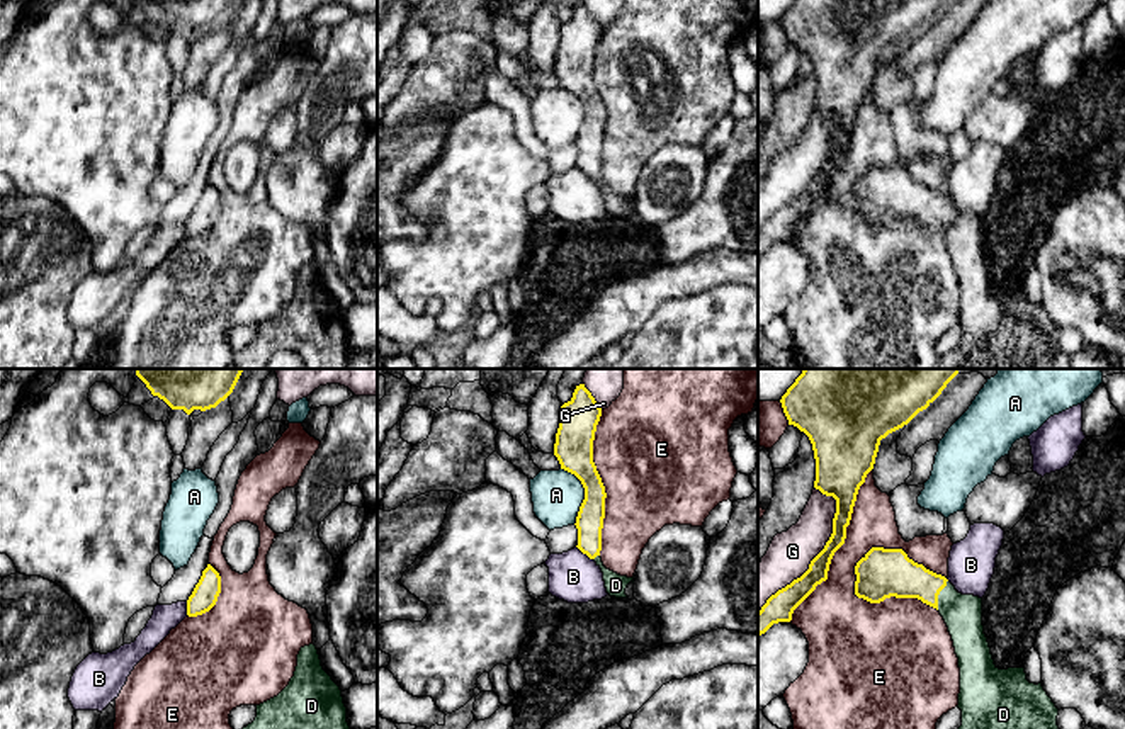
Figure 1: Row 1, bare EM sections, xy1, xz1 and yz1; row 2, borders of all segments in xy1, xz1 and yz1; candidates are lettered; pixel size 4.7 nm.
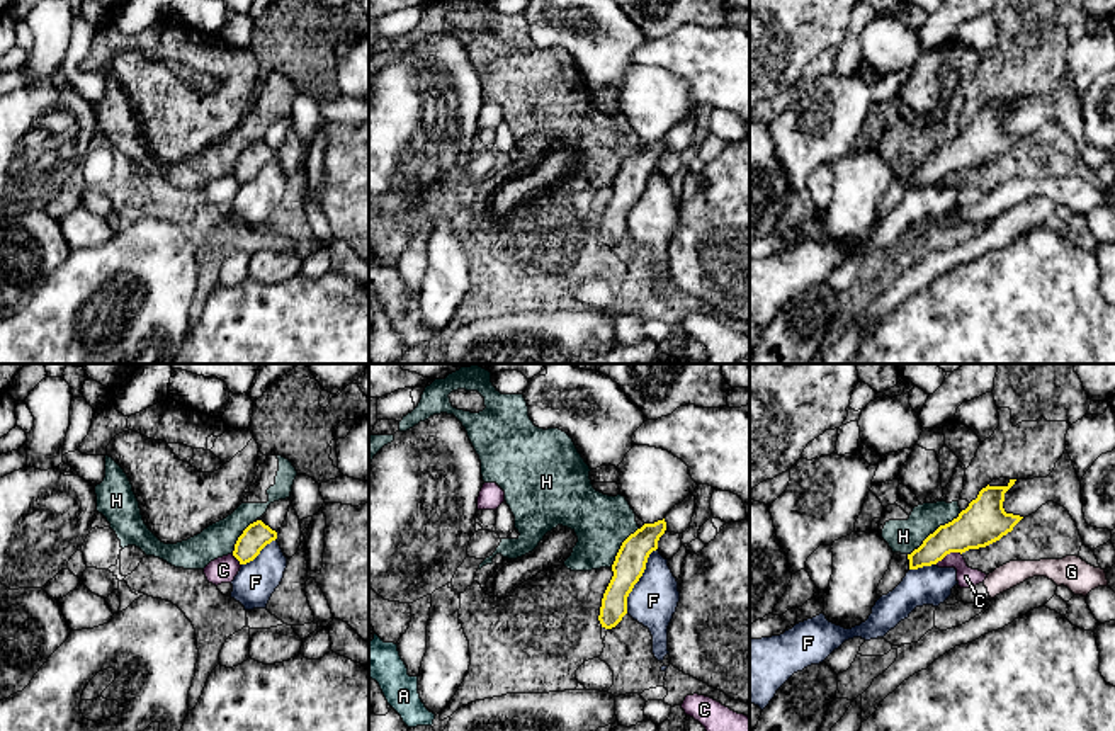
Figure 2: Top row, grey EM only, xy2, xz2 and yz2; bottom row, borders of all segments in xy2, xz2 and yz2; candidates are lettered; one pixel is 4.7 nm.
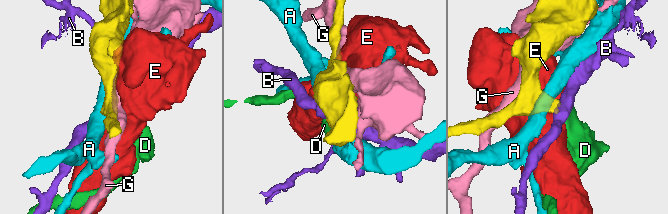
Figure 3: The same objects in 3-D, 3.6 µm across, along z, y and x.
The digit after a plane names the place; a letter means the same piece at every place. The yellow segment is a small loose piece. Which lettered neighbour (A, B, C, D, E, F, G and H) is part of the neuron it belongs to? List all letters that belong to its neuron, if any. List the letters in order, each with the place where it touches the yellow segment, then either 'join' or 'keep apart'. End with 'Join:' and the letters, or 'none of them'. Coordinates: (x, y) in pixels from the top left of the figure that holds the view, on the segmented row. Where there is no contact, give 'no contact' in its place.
A: contact xz1 (585, 493); keep apart
B: contact xz1 (585, 553); keep apart
C: contact yz2 (947, 553); keep apart
D: contact yz1 (938, 593); join
E: contact yz1 (881, 600); keep apart
F: contact xz2 (638, 580); keep apart
G: contact yz1 (814, 558); keep apart
H: contact yz2 (937, 529); keep apart
Join: D

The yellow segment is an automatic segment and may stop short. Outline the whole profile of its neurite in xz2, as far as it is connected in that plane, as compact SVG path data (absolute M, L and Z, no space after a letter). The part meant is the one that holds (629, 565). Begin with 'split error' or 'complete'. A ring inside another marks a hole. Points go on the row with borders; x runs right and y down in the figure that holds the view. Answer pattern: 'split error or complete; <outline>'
complete; M666 522L644 524L620 546L612 564L614 576L603 593L598 620L602 627L615 627L627 614L627 597L646 570L648 558L658 549Z

